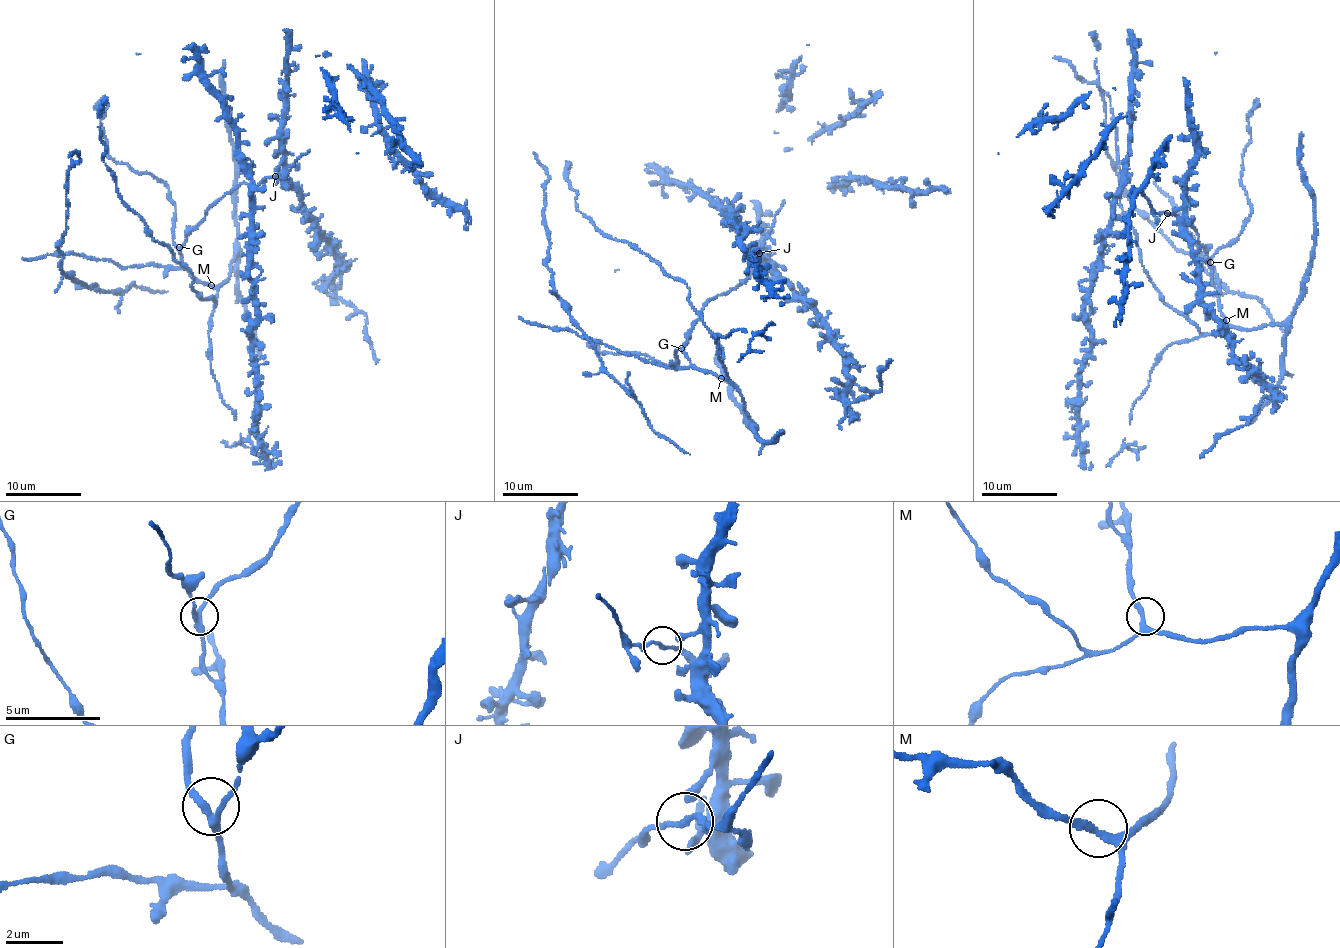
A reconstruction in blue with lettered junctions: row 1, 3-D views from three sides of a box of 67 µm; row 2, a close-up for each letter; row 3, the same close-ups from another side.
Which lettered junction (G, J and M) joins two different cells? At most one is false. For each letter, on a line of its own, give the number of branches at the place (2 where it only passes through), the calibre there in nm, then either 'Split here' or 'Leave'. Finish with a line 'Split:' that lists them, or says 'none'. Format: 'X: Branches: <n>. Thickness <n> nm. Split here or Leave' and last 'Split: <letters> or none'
G: Branches: 3. Thickness 240 nm. Leave
J: Branches: 3. Thickness 150 nm. Leave
M: Branches: 3. Thickness 190 nm. Leave
Split: none

